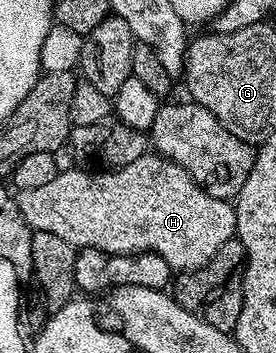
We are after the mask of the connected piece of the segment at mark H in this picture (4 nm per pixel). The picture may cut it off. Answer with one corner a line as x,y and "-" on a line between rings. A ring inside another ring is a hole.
154,152
142,154
137,160
122,163
118,168
115,168
119,170
111,170
108,174
90,174
87,170
79,169
60,170
59,174
53,180
49,180
49,184
45,184
41,188
29,188
28,190
18,191
17,201
19,211
32,231
53,232
53,236
61,236
61,240
65,240
70,246
76,248
97,248
106,254
156,254
157,256
161,256
165,260
165,264
169,264
172,271
175,272
190,272
201,269
205,264
209,264
209,260
213,260
215,253
224,244
235,238
234,205
230,201
216,198
215,195
207,193
176,162
170,162
162,154
156,154

